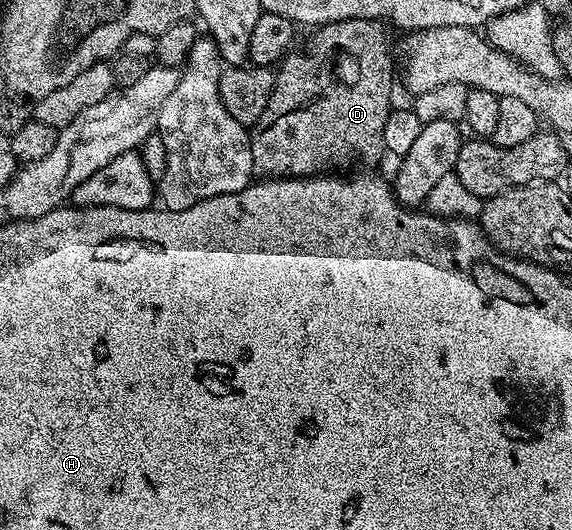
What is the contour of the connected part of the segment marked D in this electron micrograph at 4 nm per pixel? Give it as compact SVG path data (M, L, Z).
M351 18L350 20L340 20L330 24L322 24L316 29L317 32L305 44L302 52L293 50L280 61L279 67L275 72L273 82L273 93L259 117L256 124L251 128L251 158L253 159L253 171L261 178L304 178L306 176L320 176L332 173L334 170L341 170L344 164L349 164L352 160L362 160L365 166L373 166L373 163L386 155L384 144L384 126L393 102L393 52L389 49L389 32L380 20L368 20L367 18Z

